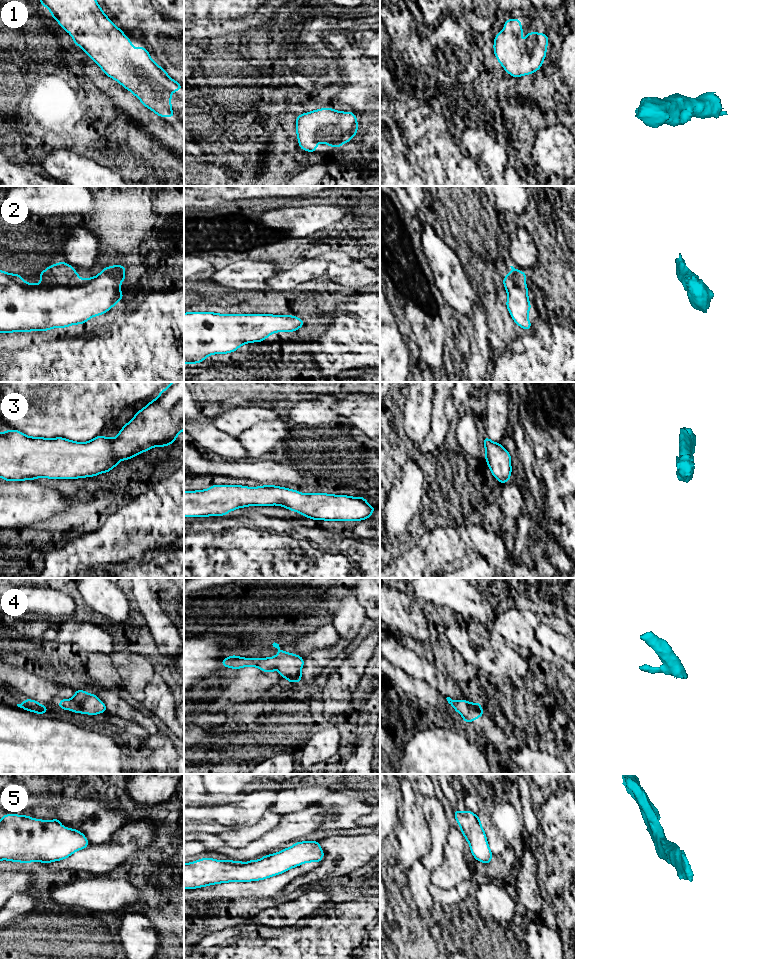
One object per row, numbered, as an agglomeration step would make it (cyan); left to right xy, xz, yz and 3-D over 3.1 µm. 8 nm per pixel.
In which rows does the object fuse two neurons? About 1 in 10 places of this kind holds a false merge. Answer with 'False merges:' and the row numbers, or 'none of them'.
False merges: none of them

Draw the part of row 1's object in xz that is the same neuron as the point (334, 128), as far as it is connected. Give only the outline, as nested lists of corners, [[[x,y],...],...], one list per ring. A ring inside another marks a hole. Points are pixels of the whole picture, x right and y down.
[[[321,108],[297,115],[296,119],[299,147],[309,152],[316,152],[319,142],[339,148],[356,136],[357,129],[357,118],[351,111]]]

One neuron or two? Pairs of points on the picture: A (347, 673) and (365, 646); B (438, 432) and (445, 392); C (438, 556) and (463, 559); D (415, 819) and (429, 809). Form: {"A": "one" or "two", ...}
{"A": "one", "B": "one", "C": "two", "D": "two"}

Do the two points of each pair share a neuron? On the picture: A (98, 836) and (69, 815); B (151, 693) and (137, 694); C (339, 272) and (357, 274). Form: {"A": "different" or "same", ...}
{"A": "same", "B": "different", "C": "same"}

